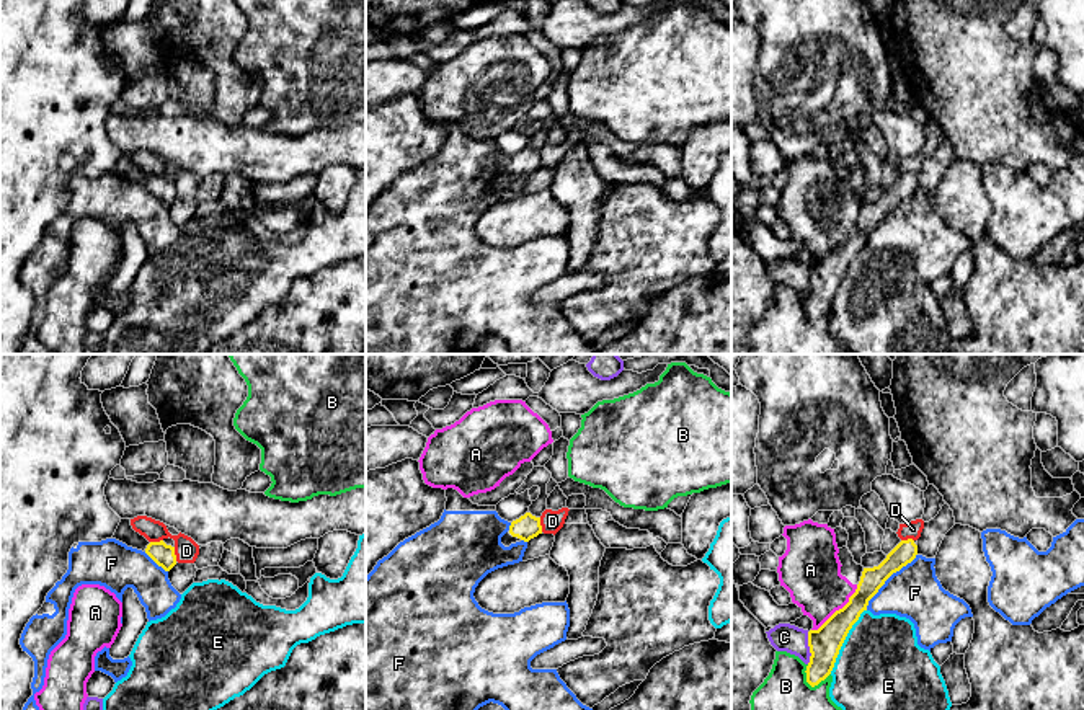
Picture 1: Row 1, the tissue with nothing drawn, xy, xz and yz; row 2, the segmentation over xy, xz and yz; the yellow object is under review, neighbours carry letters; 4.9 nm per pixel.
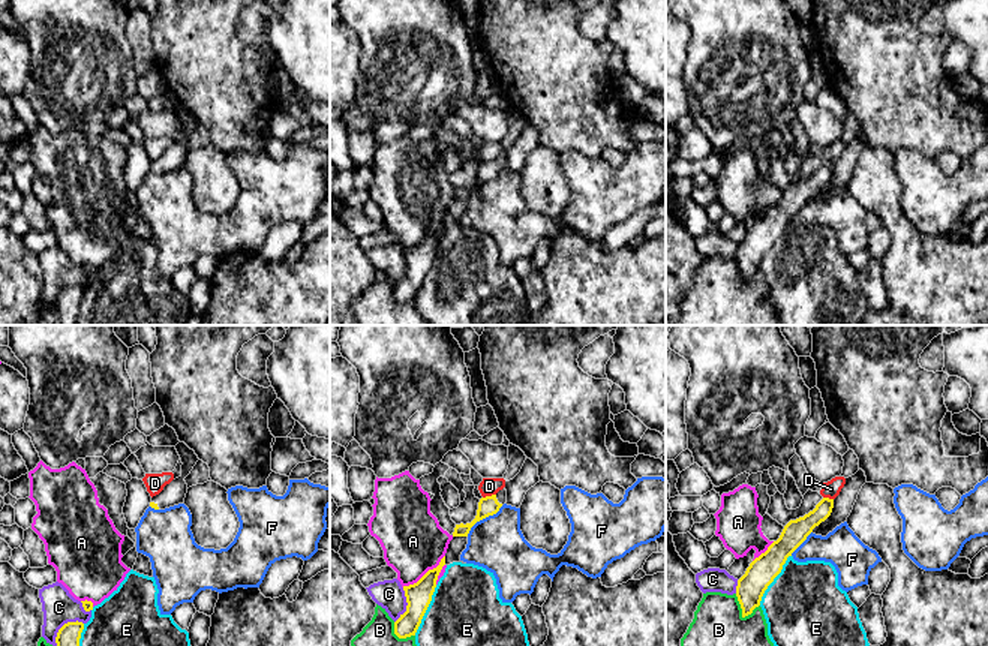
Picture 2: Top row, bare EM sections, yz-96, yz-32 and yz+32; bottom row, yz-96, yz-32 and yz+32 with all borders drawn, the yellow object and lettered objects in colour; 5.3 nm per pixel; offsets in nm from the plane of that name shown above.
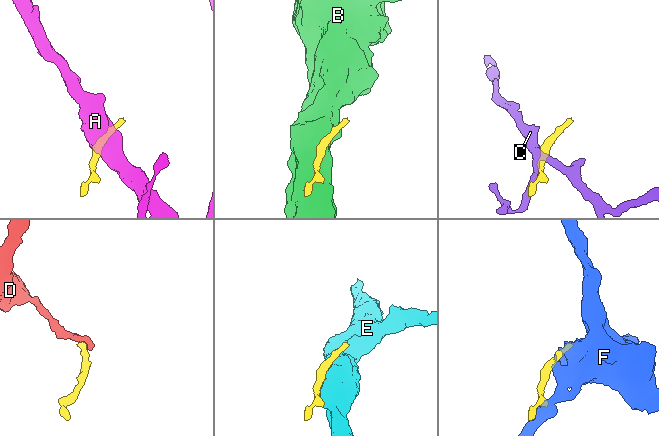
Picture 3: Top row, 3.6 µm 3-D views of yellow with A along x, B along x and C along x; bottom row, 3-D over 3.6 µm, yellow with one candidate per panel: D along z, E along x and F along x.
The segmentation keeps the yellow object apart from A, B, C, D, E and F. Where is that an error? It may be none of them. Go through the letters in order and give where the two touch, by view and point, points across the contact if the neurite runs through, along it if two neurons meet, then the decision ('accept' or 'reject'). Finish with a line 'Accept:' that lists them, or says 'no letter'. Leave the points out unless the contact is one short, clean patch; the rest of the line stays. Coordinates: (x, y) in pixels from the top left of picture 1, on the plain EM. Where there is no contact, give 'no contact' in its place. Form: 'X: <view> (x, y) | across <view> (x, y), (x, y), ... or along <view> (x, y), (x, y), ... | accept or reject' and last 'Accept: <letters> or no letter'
A: yz (839, 244) | along yz (857, 219), (849, 234), (812, 265) | reject
B: yz (813, 320) | reject
C: yz (810, 283) | reject
D: xy (173, 188) | along xy (173, 181), (177, 195) | reject
E: yz (843, 276) | reject
F: yz (887, 212) | reject
Accept: no letter

